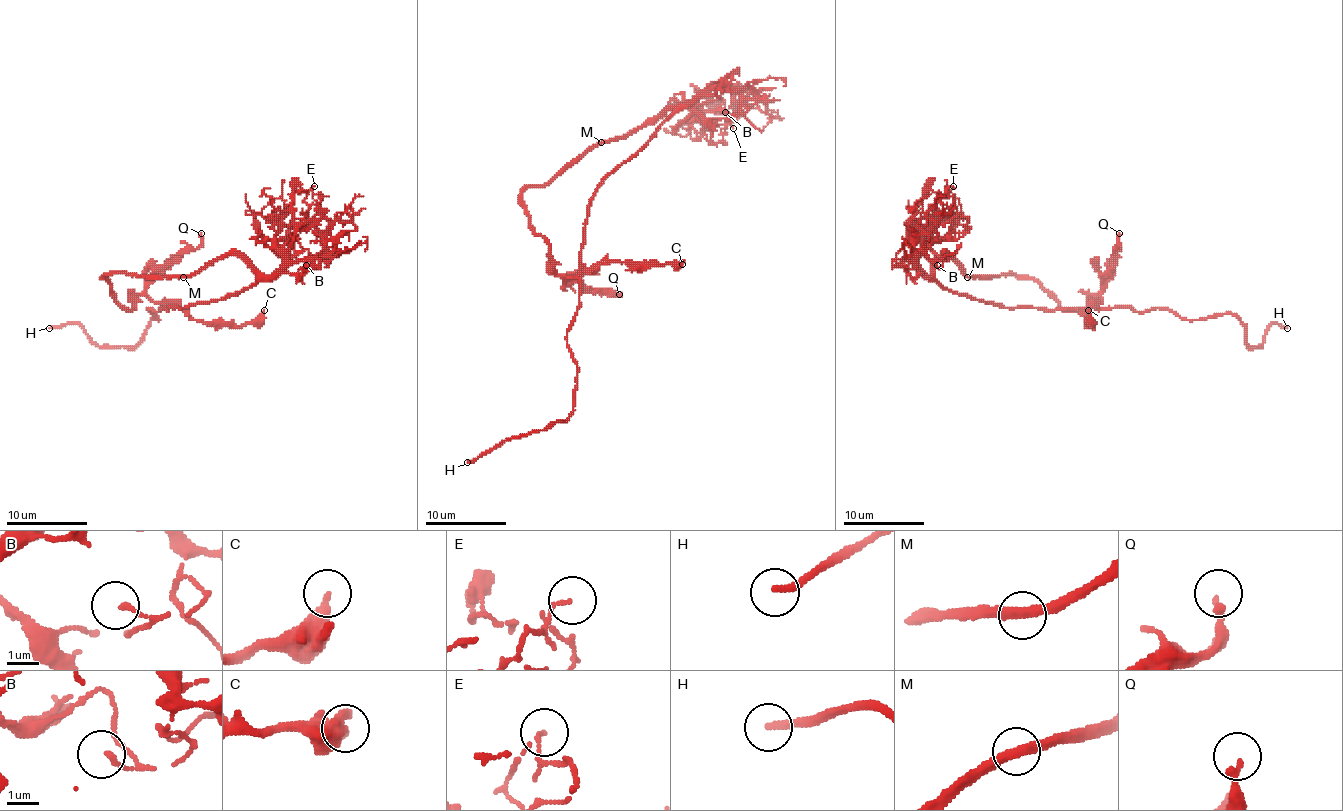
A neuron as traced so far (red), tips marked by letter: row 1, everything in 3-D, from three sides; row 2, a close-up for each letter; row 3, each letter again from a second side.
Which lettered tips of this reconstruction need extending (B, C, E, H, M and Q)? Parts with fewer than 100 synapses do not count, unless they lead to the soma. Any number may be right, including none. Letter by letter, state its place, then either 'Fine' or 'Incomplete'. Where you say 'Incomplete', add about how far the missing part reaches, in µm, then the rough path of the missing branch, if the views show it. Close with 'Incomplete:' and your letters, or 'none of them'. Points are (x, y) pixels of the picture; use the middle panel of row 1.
B: Place: (725, 112). Fine
C: Place: (682, 264). Fine
E: Place: (733, 128). Fine
H: Place: (467, 462). Incomplete. Missing length about 20 µm
M: Place: (601, 142). Fine
Q: Place: (619, 294). Fine
Incomplete: H

